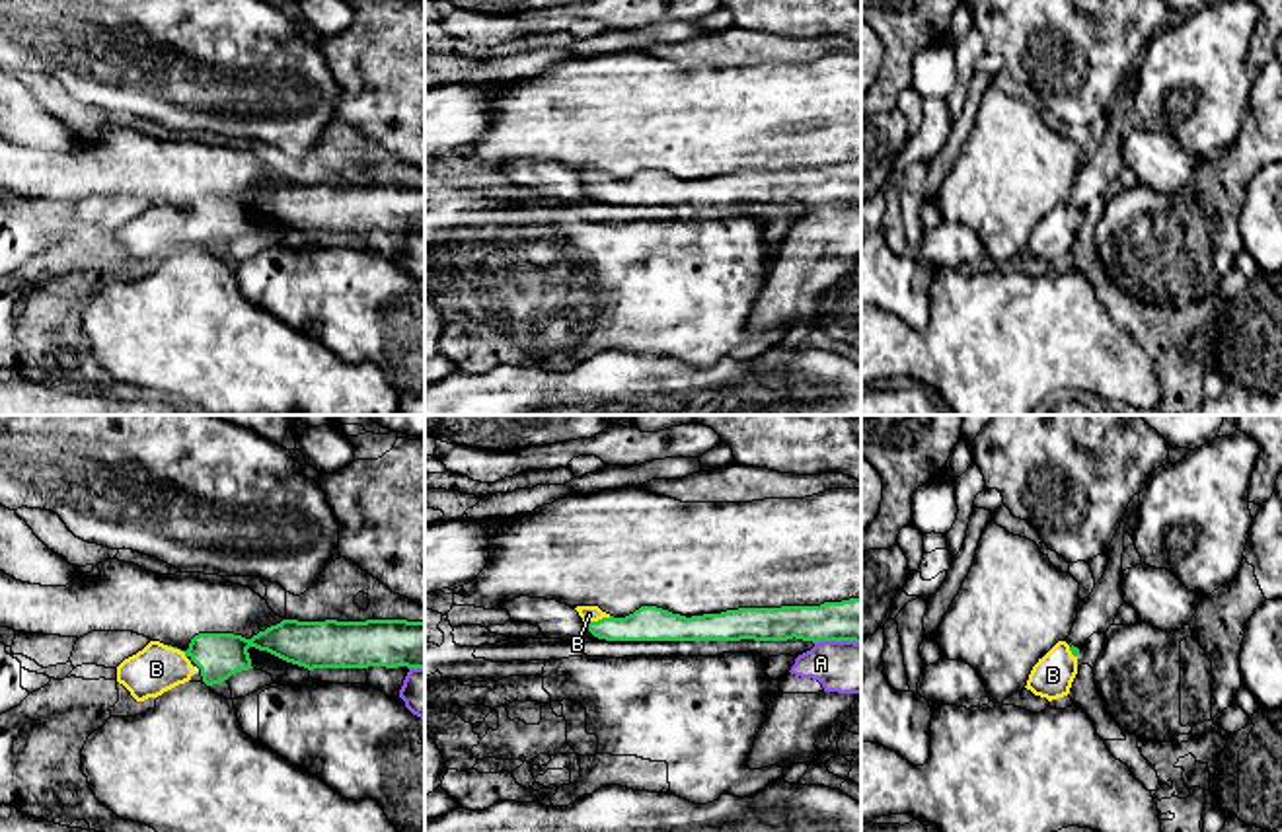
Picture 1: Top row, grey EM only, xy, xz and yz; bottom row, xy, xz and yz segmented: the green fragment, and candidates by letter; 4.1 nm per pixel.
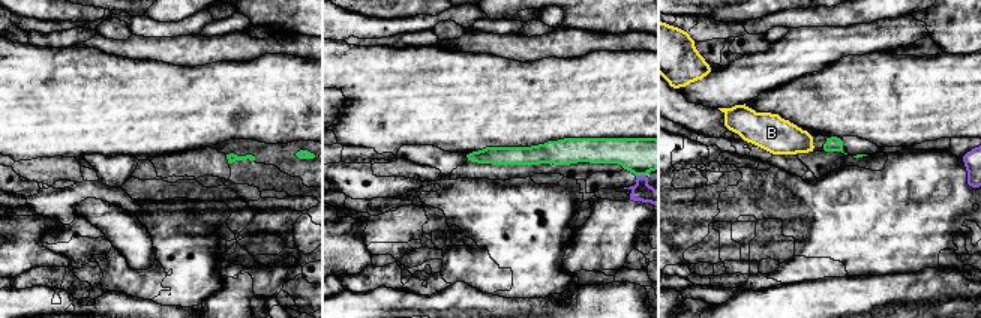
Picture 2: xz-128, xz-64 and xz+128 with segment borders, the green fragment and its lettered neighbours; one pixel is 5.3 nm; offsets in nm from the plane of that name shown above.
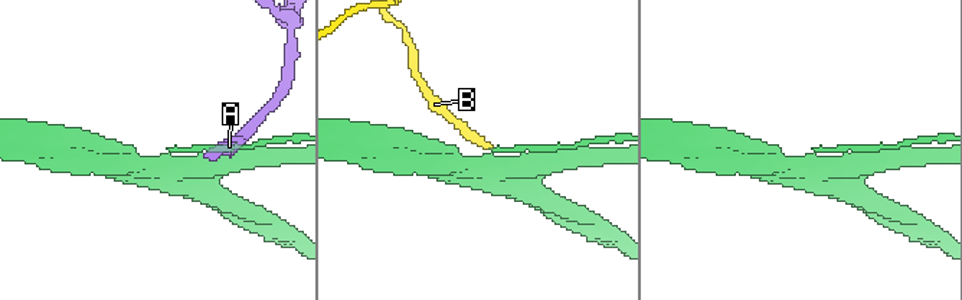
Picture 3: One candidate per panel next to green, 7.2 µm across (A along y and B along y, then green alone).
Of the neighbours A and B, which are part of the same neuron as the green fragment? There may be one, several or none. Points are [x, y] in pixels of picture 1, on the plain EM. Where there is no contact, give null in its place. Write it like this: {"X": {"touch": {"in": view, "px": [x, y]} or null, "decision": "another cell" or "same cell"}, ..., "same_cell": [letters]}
{"A": {"touch": {"in": "xz", "px": [836, 203]}, "decision": "another cell"}, "B": {"touch": {"in": "xz", "px": [599, 184]}, "decision": "same cell"}, "same_cell": ["B"]}

